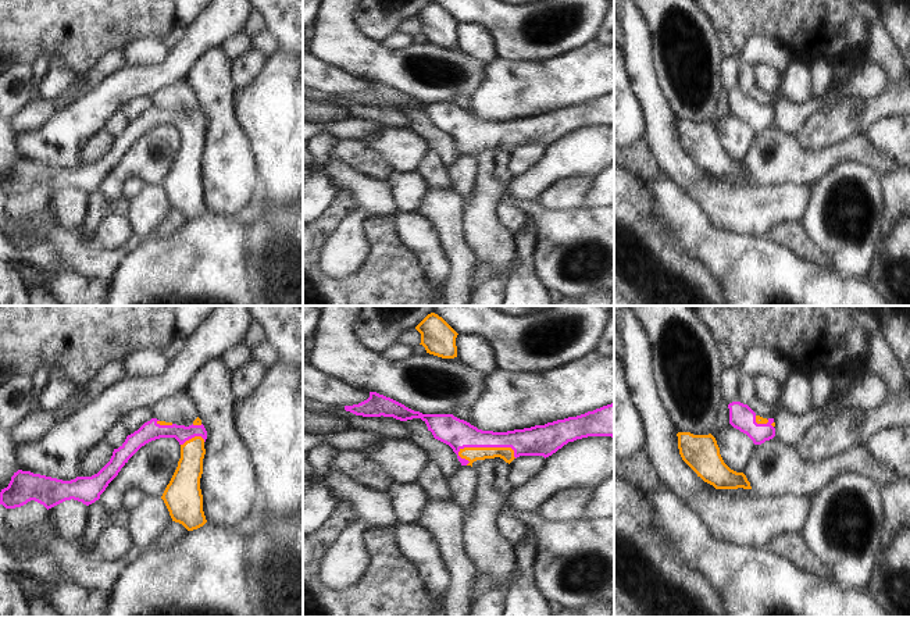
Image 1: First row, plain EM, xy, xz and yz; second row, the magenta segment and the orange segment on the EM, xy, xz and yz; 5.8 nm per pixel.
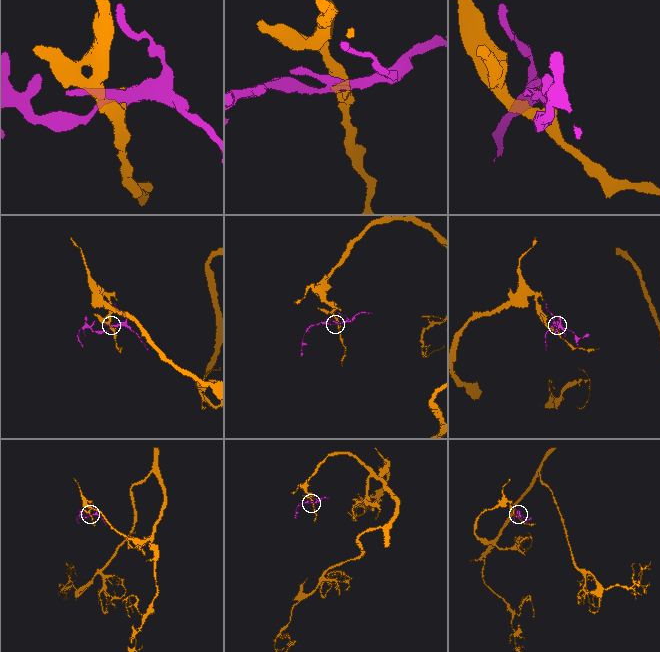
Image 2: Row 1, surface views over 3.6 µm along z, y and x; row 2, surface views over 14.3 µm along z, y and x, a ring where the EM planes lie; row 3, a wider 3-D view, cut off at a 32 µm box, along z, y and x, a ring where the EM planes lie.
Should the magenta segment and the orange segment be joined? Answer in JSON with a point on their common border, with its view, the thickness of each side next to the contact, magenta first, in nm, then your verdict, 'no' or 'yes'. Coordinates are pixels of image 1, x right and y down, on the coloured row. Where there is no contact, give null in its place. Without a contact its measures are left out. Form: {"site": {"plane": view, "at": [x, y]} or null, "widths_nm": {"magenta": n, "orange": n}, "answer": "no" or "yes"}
{"site": {"plane": "xz", "at": [489, 446]}, "widths_nm": {"magenta": 170, "orange": 80}, "answer": "yes"}

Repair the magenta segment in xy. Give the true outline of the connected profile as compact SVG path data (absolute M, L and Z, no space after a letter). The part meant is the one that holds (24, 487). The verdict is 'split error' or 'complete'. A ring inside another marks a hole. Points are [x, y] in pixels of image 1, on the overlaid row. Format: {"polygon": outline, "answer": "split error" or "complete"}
{"polygon": "M199 417L189 427L151 418L128 435L125 442L114 449L110 461L92 477L63 481L18 470L8 486L1 489L0 504L15 509L35 500L49 510L74 499L89 506L100 499L108 484L142 446L160 438L175 438L181 445L178 467L161 499L172 521L182 524L188 531L197 529L207 523L200 489L207 431Z", "answer": "split error"}

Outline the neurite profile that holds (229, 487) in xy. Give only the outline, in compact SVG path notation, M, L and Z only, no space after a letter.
M221 359L207 361L185 390L207 431L200 478L206 520L222 528L242 527L256 513L260 486L250 453L233 425L231 370Z

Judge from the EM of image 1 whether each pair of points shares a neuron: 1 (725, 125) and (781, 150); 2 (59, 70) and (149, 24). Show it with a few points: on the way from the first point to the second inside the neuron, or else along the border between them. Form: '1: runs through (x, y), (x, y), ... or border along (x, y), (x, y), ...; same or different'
1: border along (756, 134), (743, 161); different
2: border along (59, 60), (77, 75); different

